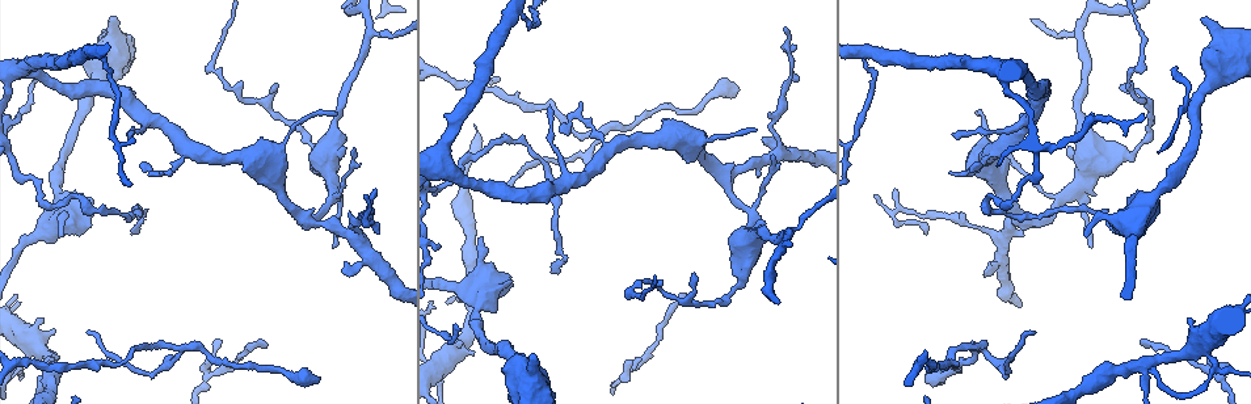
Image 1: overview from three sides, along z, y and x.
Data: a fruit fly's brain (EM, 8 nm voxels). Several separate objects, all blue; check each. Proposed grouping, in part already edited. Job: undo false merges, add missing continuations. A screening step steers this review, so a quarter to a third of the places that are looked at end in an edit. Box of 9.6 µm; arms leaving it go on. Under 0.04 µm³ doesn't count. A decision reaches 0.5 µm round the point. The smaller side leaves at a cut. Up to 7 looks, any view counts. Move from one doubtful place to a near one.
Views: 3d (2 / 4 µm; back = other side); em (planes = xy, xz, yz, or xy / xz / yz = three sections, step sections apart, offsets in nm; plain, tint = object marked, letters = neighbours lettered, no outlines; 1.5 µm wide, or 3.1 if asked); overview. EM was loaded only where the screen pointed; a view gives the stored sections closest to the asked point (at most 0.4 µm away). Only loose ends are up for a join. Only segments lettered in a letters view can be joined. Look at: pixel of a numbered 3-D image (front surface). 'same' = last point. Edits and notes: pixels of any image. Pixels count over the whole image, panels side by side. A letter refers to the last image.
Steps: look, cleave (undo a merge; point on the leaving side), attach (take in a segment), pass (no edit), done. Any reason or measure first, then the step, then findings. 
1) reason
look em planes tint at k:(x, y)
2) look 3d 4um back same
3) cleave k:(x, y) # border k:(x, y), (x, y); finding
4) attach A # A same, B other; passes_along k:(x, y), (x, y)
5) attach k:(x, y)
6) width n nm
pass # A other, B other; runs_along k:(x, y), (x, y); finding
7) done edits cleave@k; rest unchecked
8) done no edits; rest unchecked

sudden change in width
look 3d 2um at 1:(512, 10)

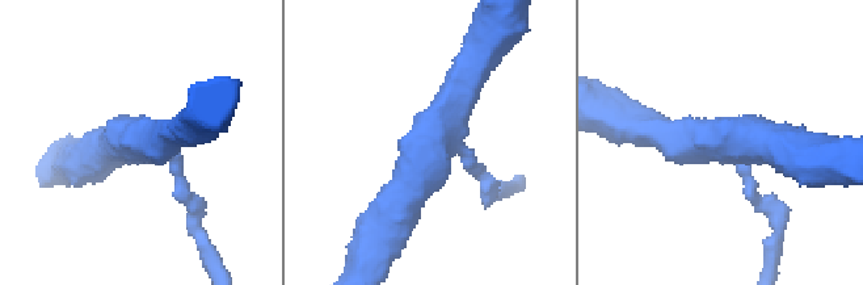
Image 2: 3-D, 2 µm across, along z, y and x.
need the tissue
look em planes letters at 2:(433, 148)

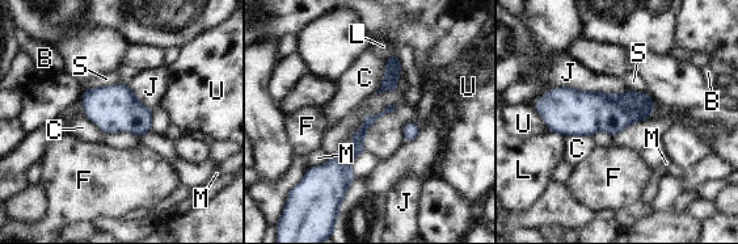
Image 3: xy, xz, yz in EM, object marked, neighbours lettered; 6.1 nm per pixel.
width 70 nm
pass # B other, C other, F other, J other, L other, M other, S other, U other; continuous, no second cell

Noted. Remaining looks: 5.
thick end
look 3d 2um at 1:(529, 356)

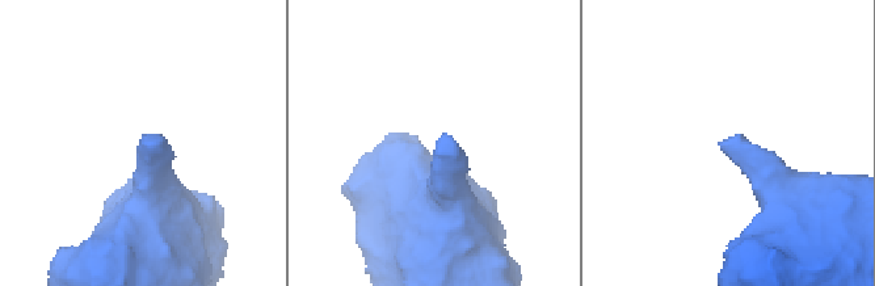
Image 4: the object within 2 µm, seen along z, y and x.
shape alone is not enough
look em planes letters at 4:(439, 140)

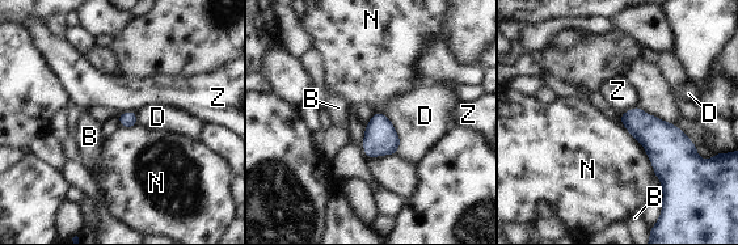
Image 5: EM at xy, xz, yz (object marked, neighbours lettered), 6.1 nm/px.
pass # B other, D other, N other, Z other; border 5:(645, 152), (656, 174); no lettered segment goes on from it

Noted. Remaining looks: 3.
look em xz step 4 tint at 1:(371, 31)

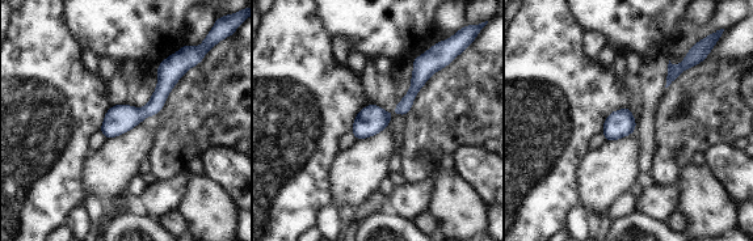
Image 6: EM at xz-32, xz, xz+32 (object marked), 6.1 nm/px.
look em xz step 4 letters same

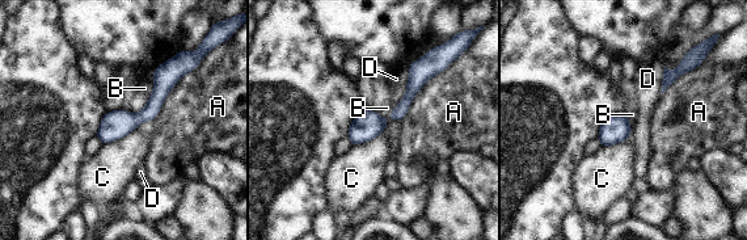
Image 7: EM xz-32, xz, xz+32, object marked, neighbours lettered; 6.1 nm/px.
longest_contact A 440 nm
pass # A other, B other, C other, D other; border 7:(151, 120), (104, 144); continuous, no second cell

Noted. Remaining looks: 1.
done no edits; rest unchecked

